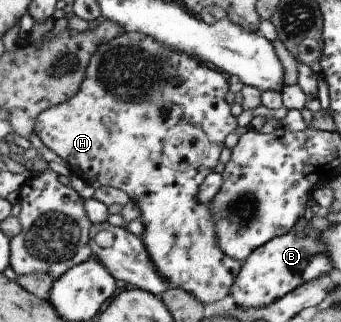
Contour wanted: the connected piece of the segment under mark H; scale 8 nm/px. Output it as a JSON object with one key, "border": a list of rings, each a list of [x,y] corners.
{"border":[[[124,31],[124,33],[116,36],[112,41],[101,43],[96,48],[86,68],[80,89],[74,97],[42,110],[42,113],[39,113],[35,119],[35,133],[40,137],[42,143],[48,149],[54,151],[58,157],[62,157],[64,161],[67,161],[76,174],[83,177],[91,185],[98,183],[100,187],[108,187],[110,185],[110,187],[121,189],[128,195],[130,201],[134,205],[136,204],[136,207],[139,207],[140,216],[138,219],[145,227],[140,239],[147,249],[156,271],[162,278],[168,281],[170,287],[183,289],[185,292],[193,295],[201,304],[216,303],[216,301],[224,299],[229,294],[230,288],[238,272],[241,270],[241,262],[227,256],[219,246],[215,236],[216,224],[211,214],[210,205],[203,204],[199,200],[201,183],[214,171],[214,167],[218,165],[218,158],[225,147],[224,139],[238,127],[238,120],[230,112],[230,104],[224,98],[229,90],[229,81],[226,81],[224,75],[216,71],[216,69],[210,69],[204,62],[202,63],[187,53],[167,48],[166,45],[160,43],[157,39],[142,32]]]}

